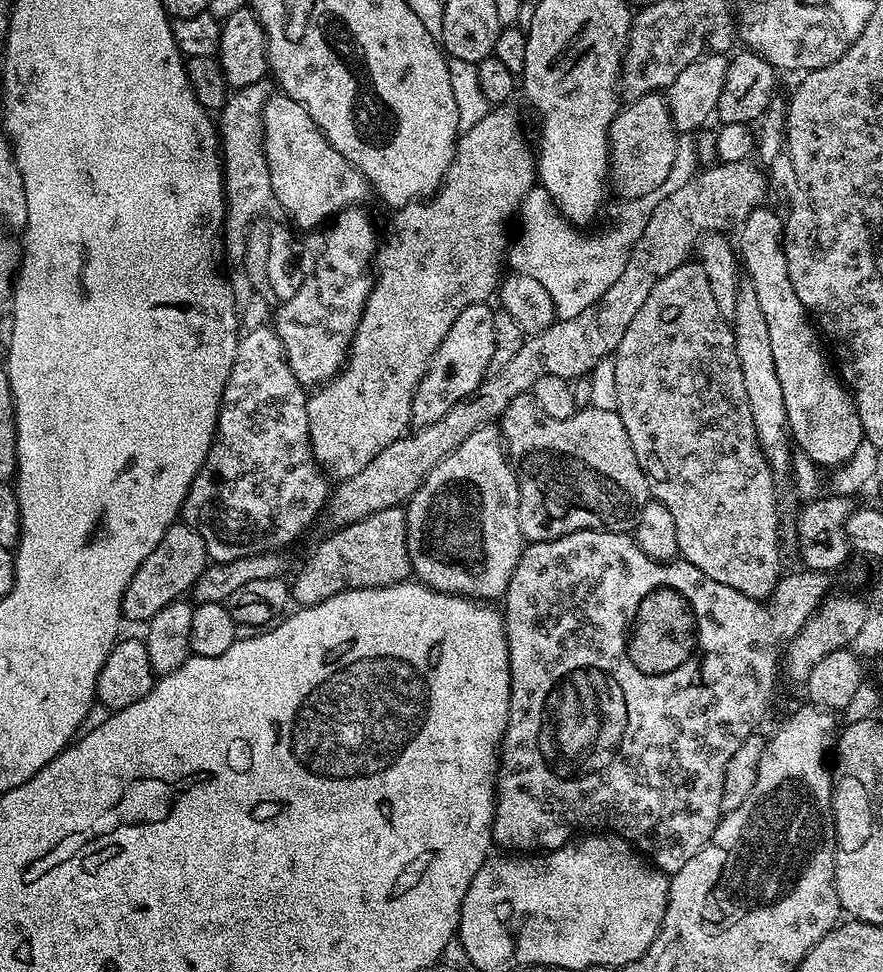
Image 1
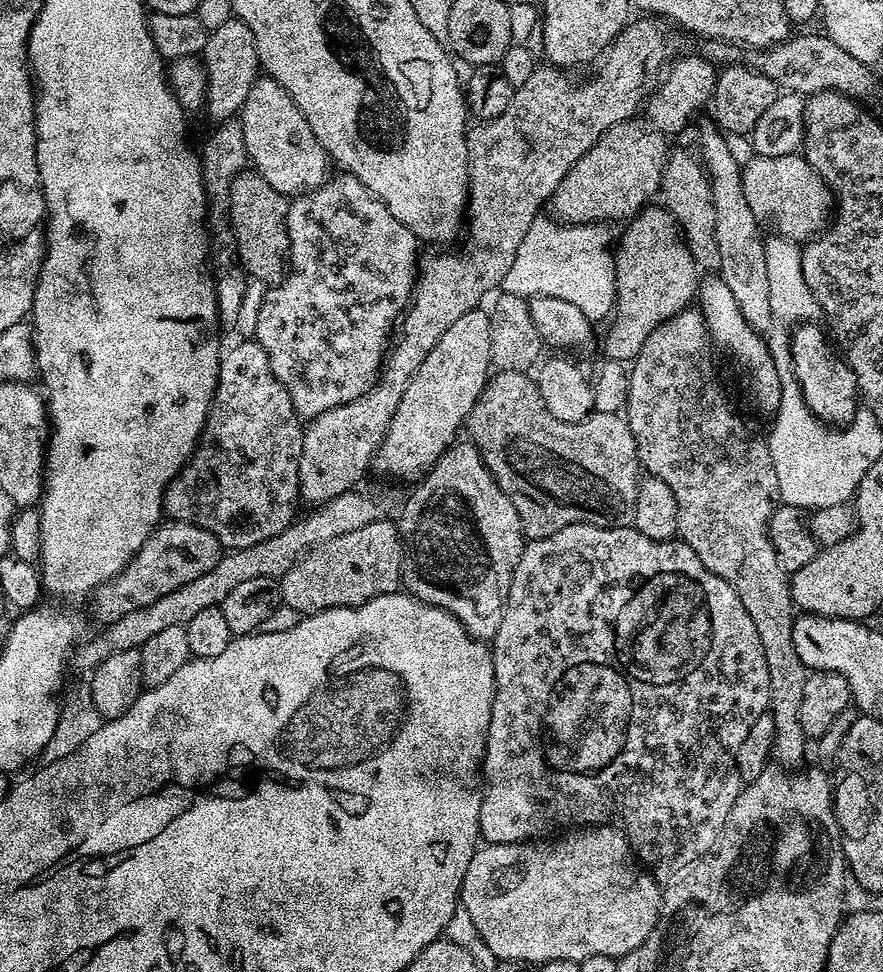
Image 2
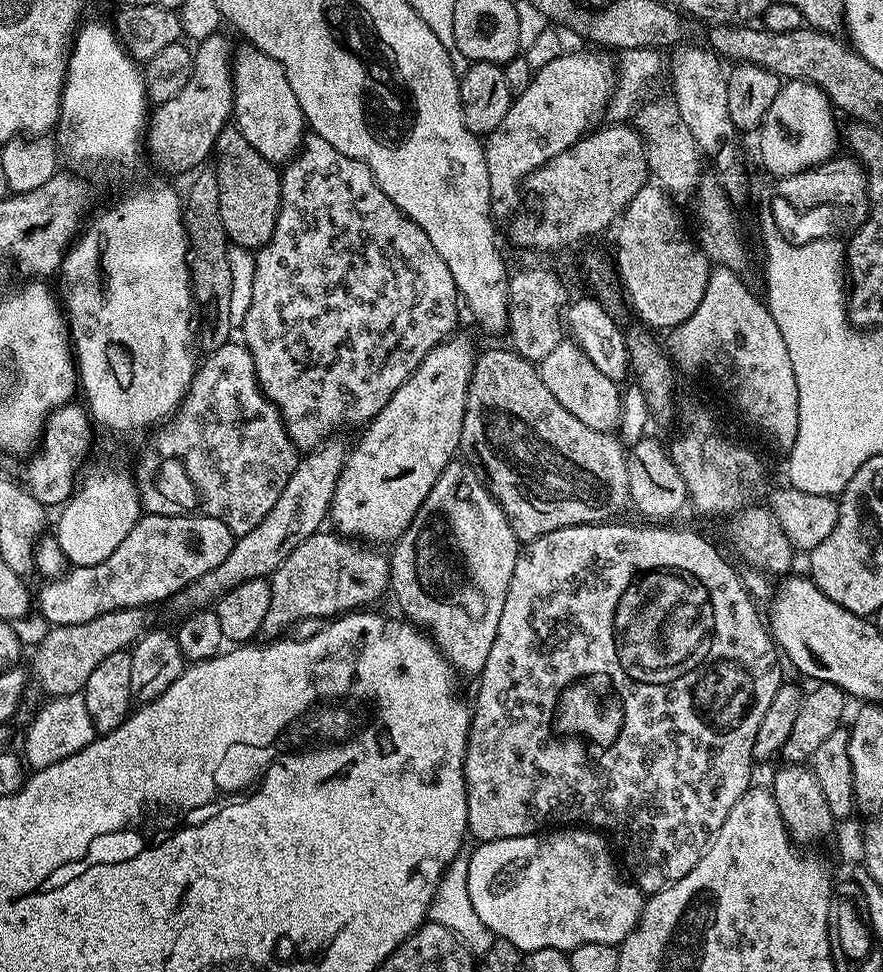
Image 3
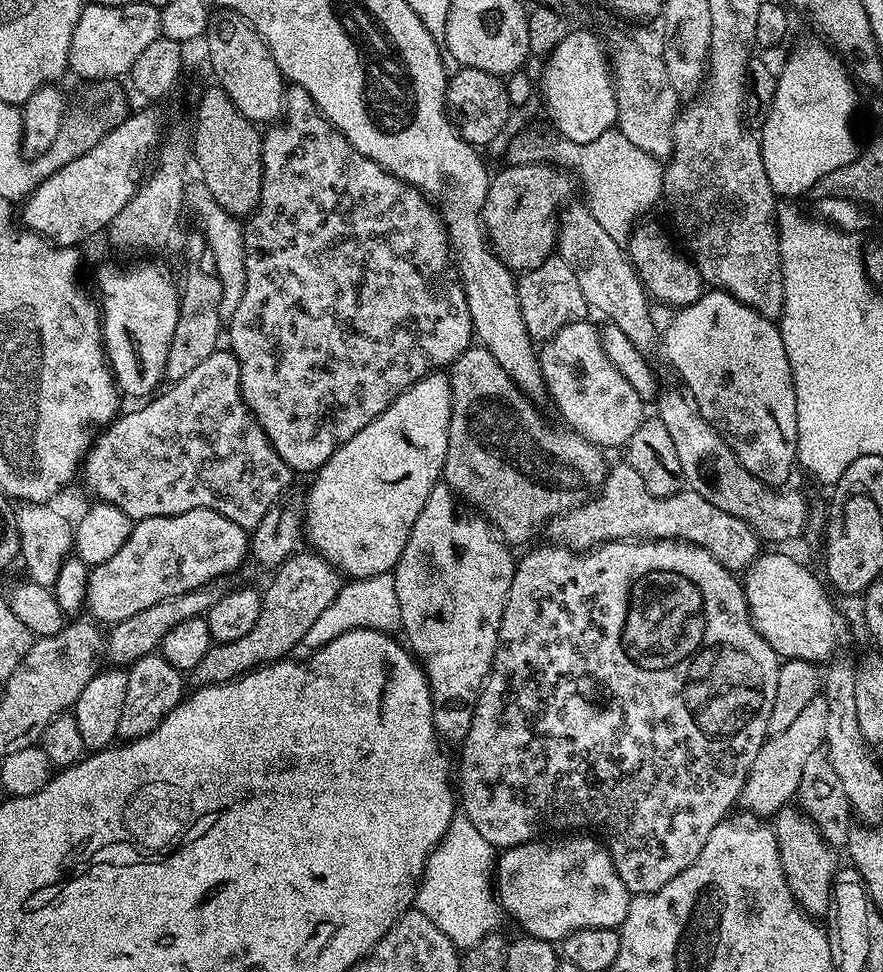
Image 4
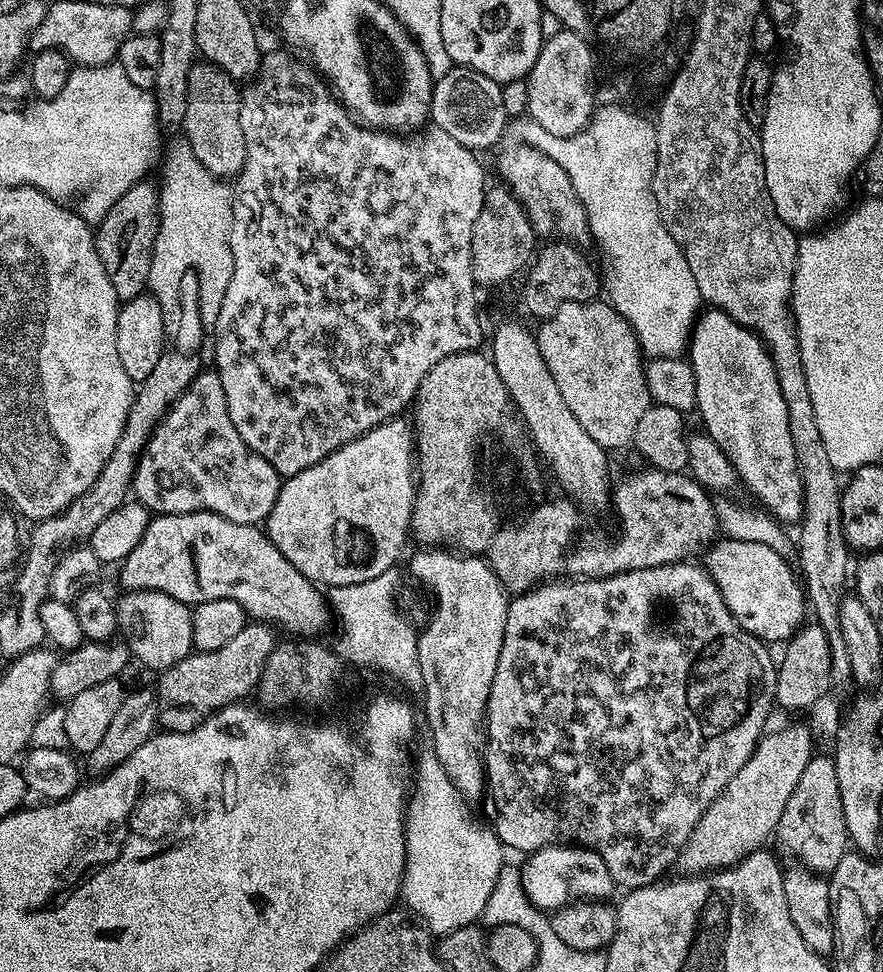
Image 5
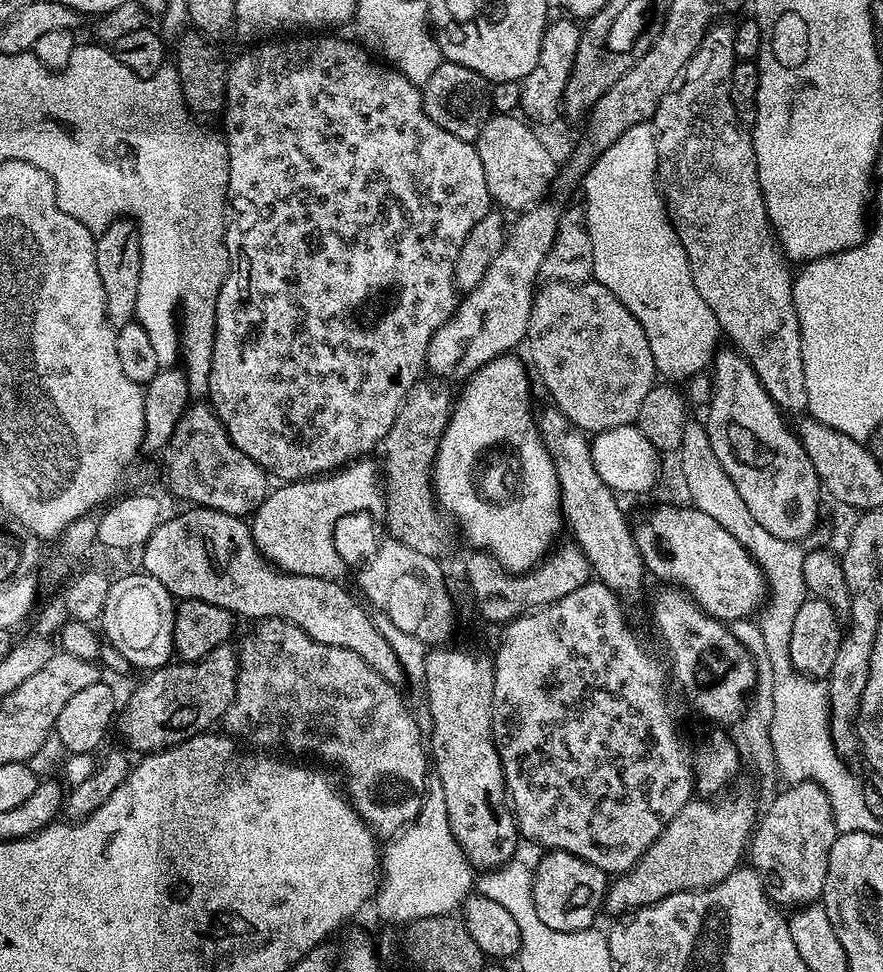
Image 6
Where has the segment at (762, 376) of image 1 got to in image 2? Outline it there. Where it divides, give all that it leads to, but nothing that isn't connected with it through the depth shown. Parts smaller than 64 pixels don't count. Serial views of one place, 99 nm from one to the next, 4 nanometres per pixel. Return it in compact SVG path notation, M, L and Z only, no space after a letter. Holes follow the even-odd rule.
M715 127L702 129L701 152L698 152L702 167L708 173L712 186L712 201L716 211L714 232L718 238L720 259L718 274L733 291L734 302L738 302L742 318L746 318L746 322L750 322L750 326L757 332L764 334L767 333L767 328L773 327L774 324L770 310L770 282L766 279L765 237L760 236L761 221L757 220L750 210L750 202L746 202L746 194L742 190L741 161L736 161L735 154L728 149L728 144L723 138L725 139Z

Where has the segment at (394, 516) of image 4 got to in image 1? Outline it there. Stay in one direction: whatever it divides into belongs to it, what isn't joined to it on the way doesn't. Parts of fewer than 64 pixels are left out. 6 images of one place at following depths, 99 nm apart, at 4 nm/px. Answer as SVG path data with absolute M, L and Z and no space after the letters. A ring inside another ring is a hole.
M487 303L471 304L454 318L454 326L442 338L442 346L428 363L426 374L416 388L412 403L412 424L423 426L430 422L438 422L446 410L450 410L462 398L474 394L478 386L489 375L488 367L494 355L494 316L495 311L488 309Z

